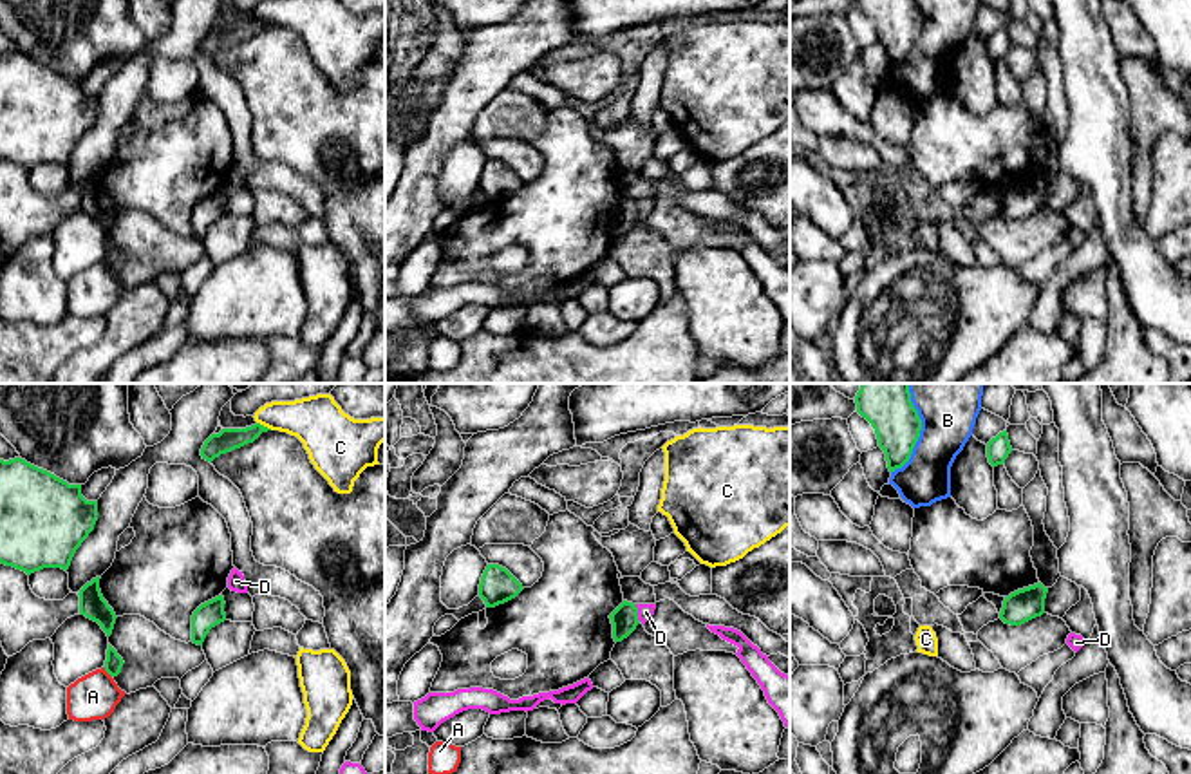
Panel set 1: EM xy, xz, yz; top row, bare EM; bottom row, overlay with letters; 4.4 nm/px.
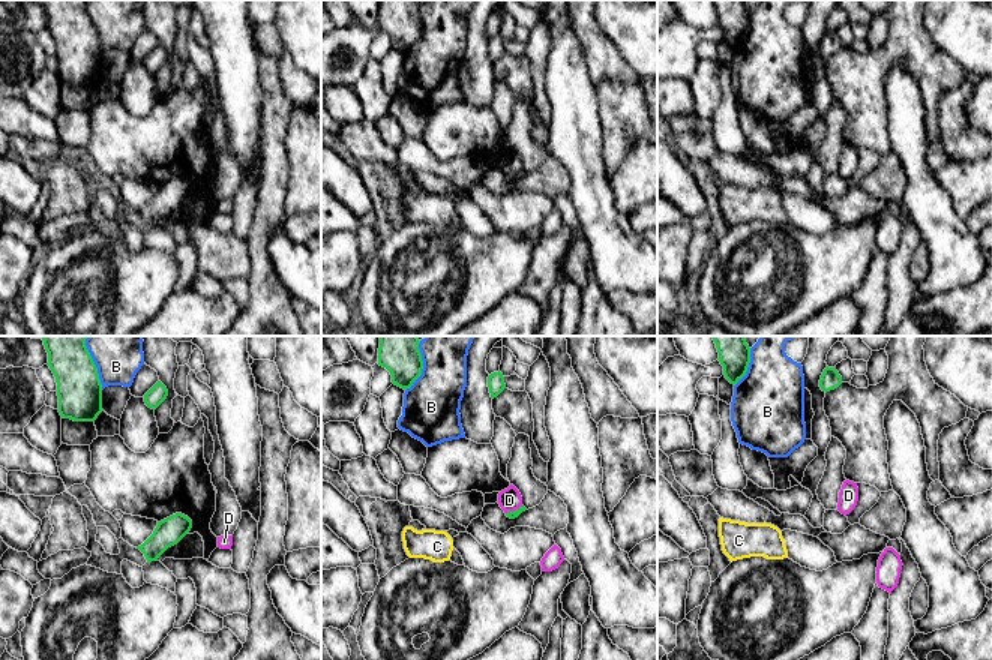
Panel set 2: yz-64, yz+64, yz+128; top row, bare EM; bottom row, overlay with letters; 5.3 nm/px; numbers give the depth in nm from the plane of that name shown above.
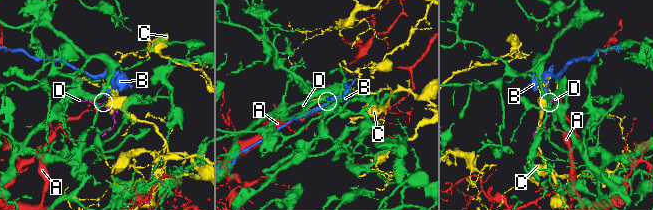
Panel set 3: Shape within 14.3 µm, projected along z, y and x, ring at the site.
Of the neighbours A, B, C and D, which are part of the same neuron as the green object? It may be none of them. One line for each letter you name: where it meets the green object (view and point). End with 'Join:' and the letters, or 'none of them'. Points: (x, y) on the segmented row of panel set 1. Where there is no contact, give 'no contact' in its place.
Join: none of them

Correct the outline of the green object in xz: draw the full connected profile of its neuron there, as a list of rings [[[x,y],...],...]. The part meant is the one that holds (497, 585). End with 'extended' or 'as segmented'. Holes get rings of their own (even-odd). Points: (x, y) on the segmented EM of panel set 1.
[[[488,564],[481,577],[479,597],[486,608],[495,608],[515,599],[522,590],[522,584],[506,568]]]; as segmented

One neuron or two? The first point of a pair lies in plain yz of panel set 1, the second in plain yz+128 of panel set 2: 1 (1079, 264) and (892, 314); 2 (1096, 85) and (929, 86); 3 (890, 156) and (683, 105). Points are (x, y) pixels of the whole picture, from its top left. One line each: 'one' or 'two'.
1: two
2: two
3: one

